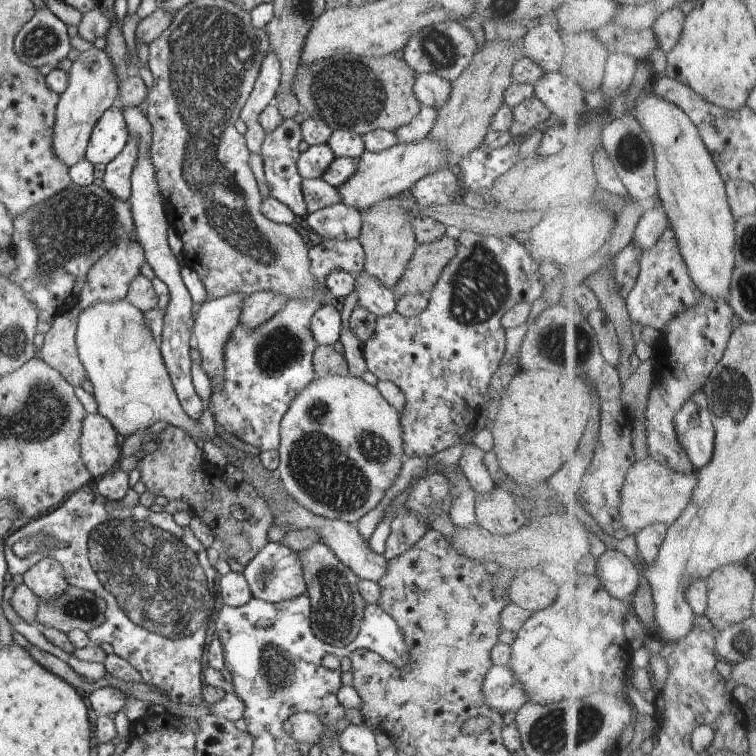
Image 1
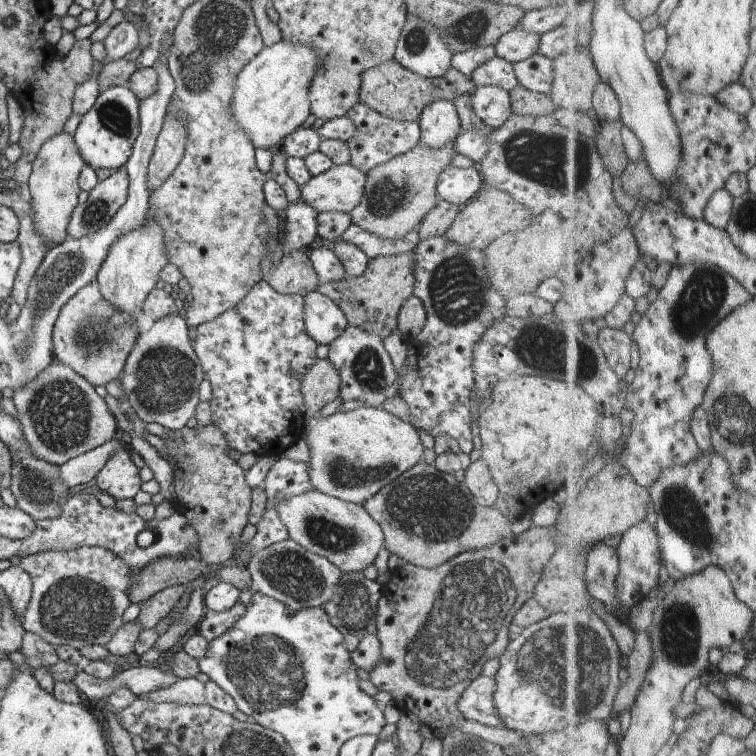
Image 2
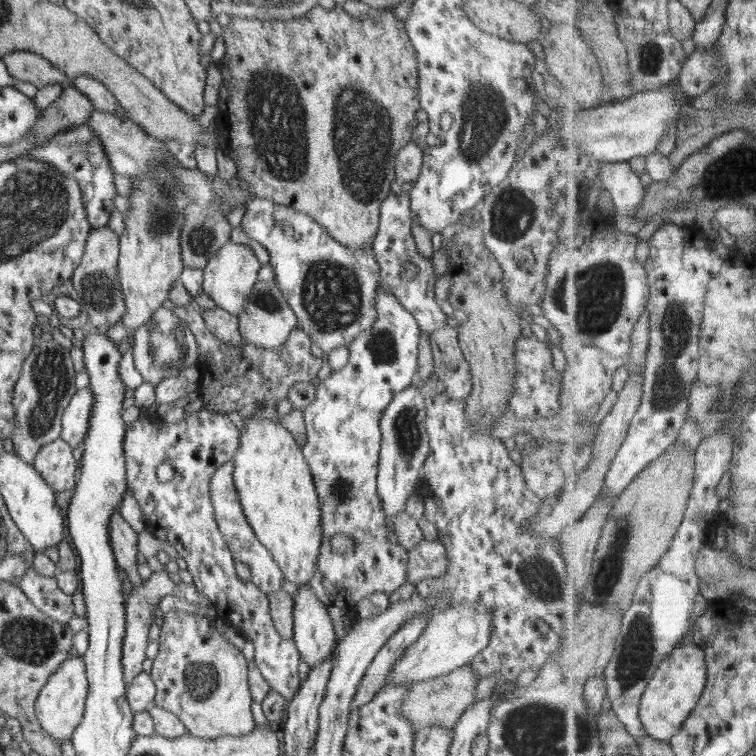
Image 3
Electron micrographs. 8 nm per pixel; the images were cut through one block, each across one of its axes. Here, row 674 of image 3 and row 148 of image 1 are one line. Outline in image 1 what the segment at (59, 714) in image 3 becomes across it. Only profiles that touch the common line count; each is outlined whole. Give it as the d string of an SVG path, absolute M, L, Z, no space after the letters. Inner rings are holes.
M90 48L73 63L68 73L68 87L59 96L52 138L52 152L56 152L56 158L60 158L69 168L85 159L86 148L96 122L108 108L117 104L119 84L116 66L110 62L104 50Z

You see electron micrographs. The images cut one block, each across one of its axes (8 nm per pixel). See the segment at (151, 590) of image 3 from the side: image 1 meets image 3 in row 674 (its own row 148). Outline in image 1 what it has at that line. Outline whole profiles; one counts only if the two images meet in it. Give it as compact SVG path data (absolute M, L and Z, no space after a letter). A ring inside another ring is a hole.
M129 136L120 155L106 166L106 173L102 179L102 188L106 188L106 191L110 192L112 196L116 196L126 203L129 202L131 196L130 176L136 166L138 154L140 154L138 152L138 138Z

